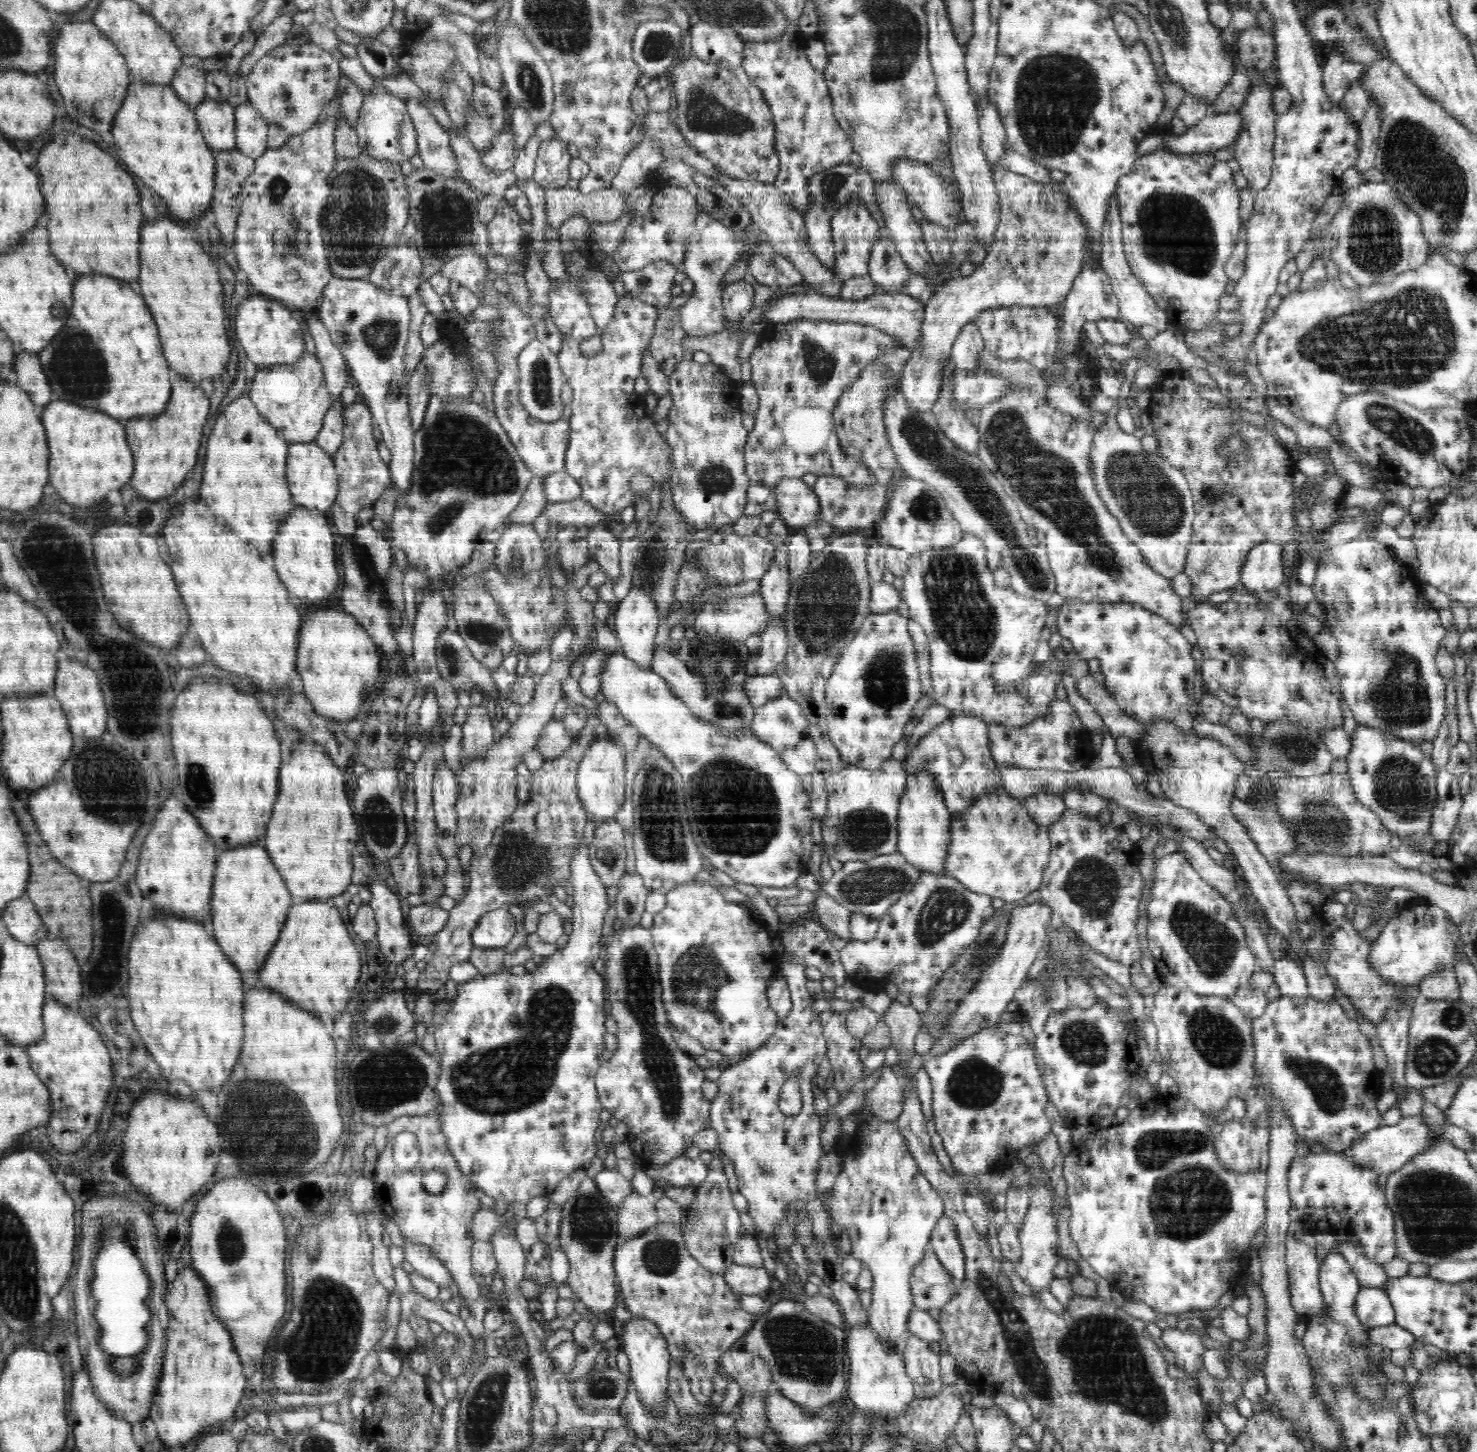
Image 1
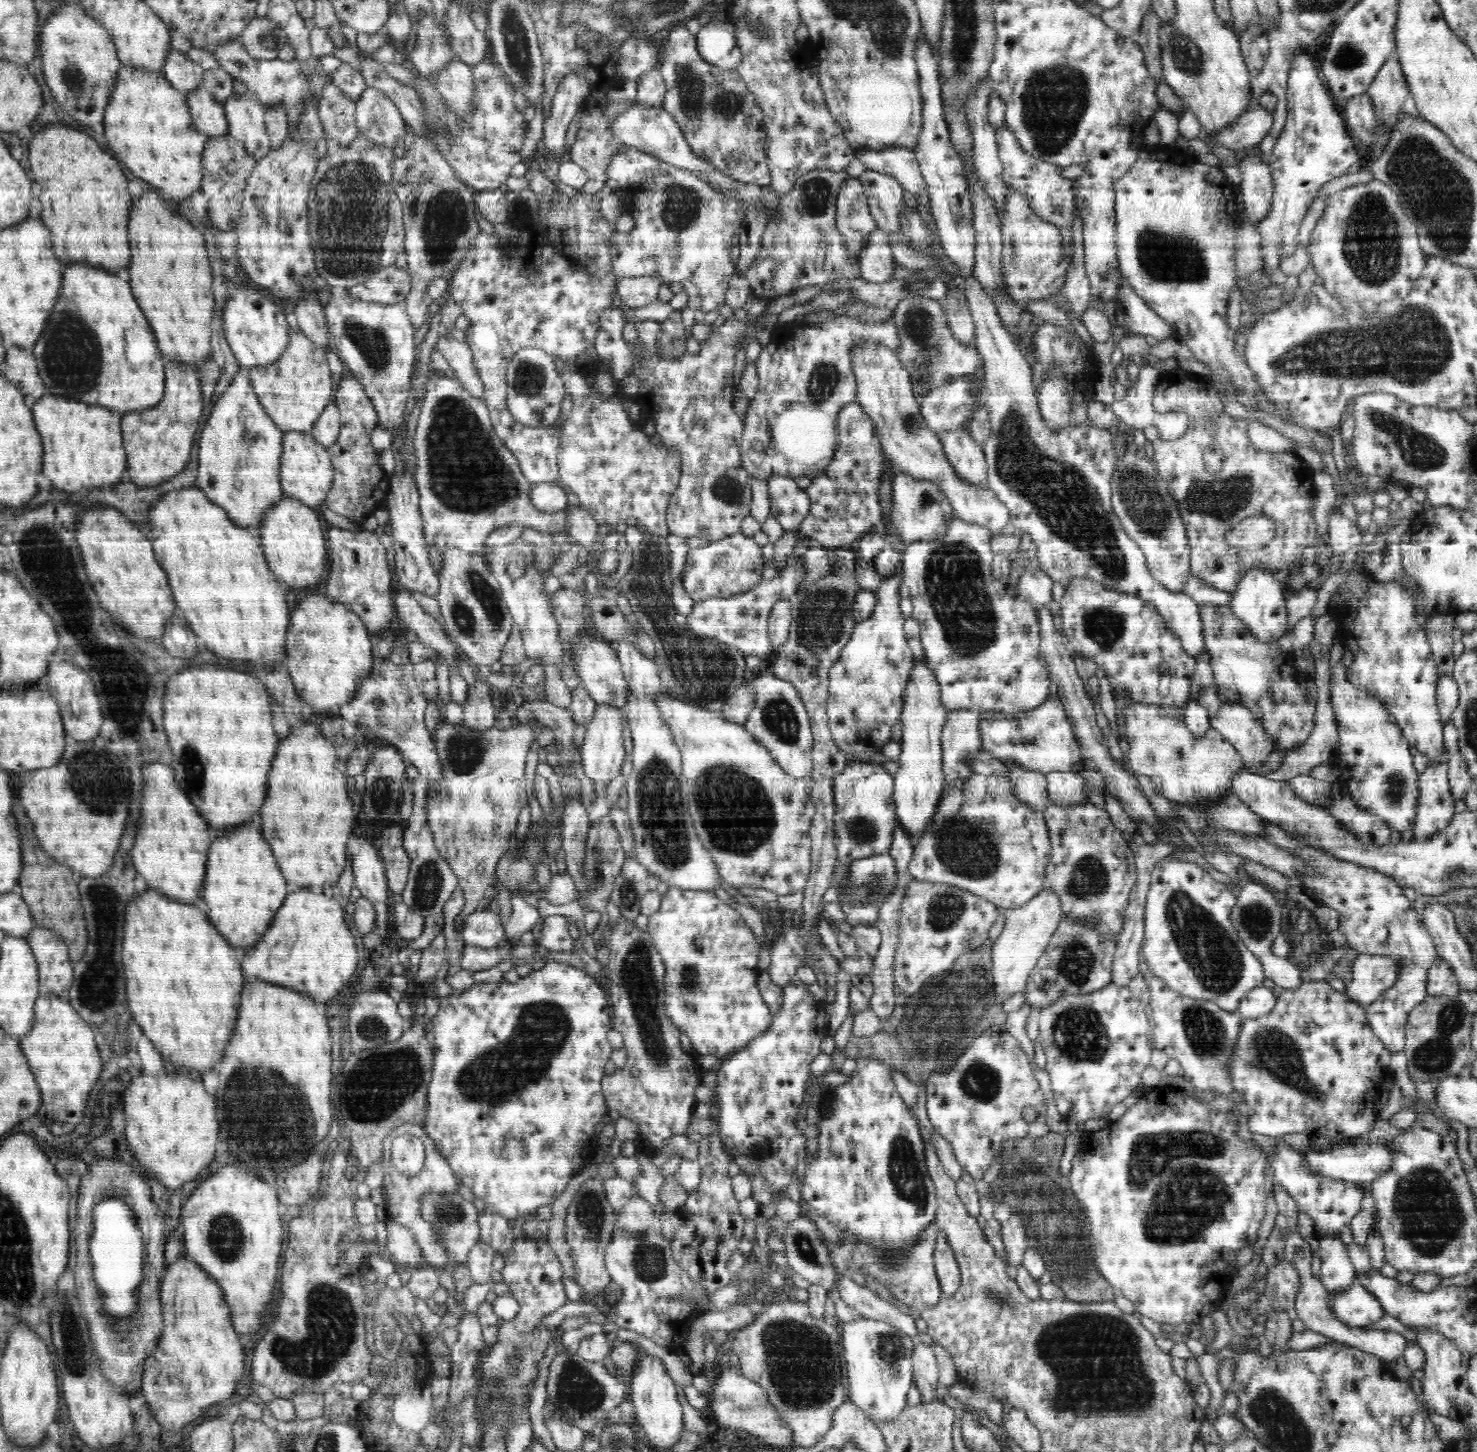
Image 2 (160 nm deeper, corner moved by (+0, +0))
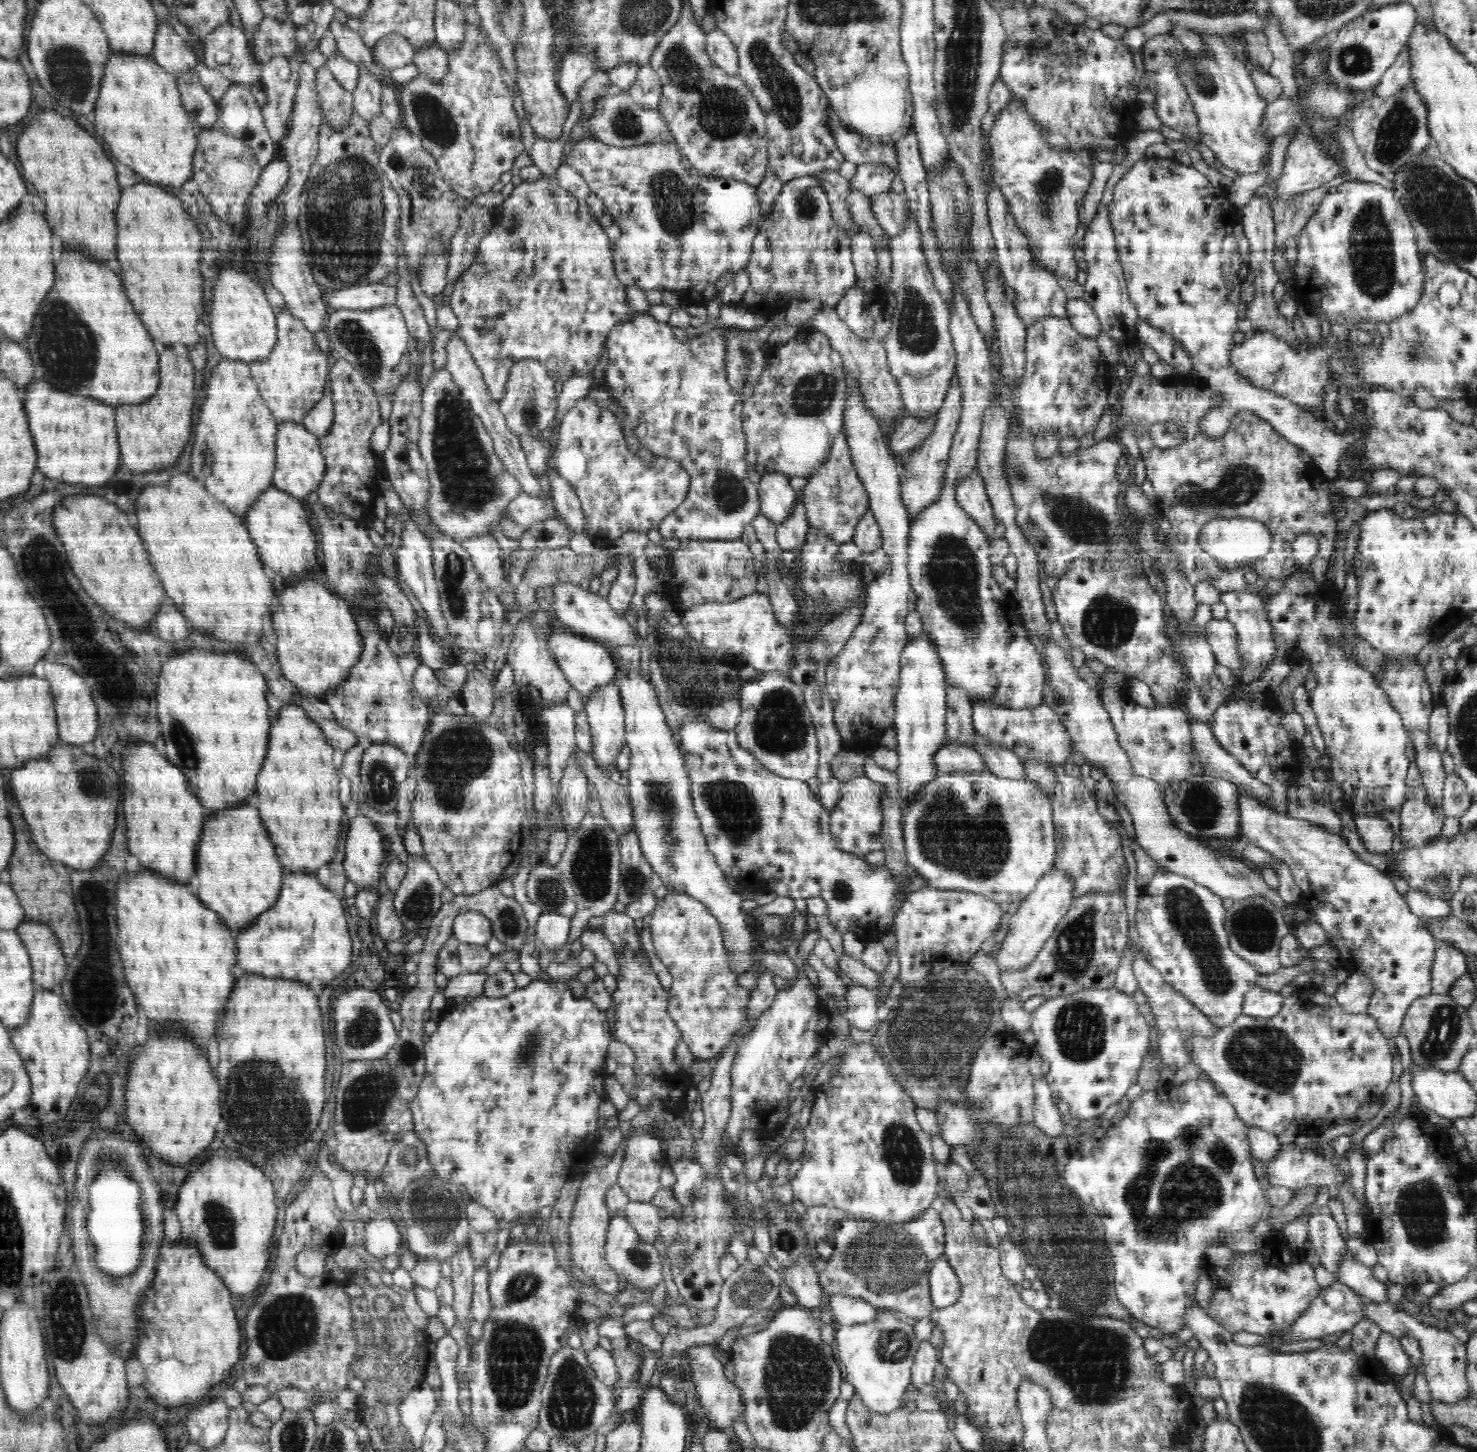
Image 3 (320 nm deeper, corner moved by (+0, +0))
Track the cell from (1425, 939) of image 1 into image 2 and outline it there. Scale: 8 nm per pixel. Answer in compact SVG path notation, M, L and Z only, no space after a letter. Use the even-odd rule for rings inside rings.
M1358 955L1353 964L1345 995L1349 1001L1358 1004L1364 1010L1385 991L1392 989L1402 970L1400 962L1392 955Z

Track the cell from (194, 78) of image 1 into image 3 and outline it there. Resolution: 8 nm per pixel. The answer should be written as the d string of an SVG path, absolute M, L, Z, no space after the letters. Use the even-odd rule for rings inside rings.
M169 22L158 23L152 58L172 76L191 71L198 59Z

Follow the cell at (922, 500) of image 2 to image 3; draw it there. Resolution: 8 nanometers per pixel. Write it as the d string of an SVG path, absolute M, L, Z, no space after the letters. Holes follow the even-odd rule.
M958 375L951 378L951 385L944 397L942 406L935 416L935 423L929 435L923 440L920 448L914 449L909 455L905 455L904 466L901 476L902 501L906 506L908 517L911 522L922 514L928 506L932 506L939 500L944 488L944 478L946 478L946 468L948 468L949 452L951 451L954 436L960 422L962 414L962 387Z

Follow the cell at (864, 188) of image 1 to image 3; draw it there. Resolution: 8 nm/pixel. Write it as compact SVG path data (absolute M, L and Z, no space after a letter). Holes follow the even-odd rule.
M814 174L804 175L784 183L780 194L769 208L764 220L759 223L753 240L752 254L747 265L750 286L737 304L732 304L765 318L783 312L792 301L821 300L834 307L844 293L858 280L852 261L851 238L838 227L831 214L831 206L819 178Z

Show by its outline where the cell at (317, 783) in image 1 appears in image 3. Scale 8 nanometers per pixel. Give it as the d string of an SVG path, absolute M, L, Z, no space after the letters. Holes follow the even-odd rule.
M284 705L276 714L276 721L272 724L270 732L270 746L268 758L256 780L256 794L258 794L258 810L268 834L276 846L276 854L290 873L314 873L322 865L327 865L336 850L336 838L342 828L344 806L338 794L339 765L333 760L332 746L327 742L323 730L314 722L300 705Z

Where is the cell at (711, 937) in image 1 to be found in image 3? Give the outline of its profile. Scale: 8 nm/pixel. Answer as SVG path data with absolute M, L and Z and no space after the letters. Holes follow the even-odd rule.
M668 892L659 899L650 920L651 936L656 956L672 975L672 987L669 991L668 1013L680 1030L681 1038L697 1058L710 1059L723 1052L746 1022L746 1010L750 991L738 985L738 977L732 971L728 951L724 947L718 919L709 909L686 893Z

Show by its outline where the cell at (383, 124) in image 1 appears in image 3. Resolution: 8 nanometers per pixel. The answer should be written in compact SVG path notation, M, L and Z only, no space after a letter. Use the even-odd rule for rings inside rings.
M364 65L359 66L359 79L353 90L354 111L367 123L375 116L382 114L380 101L382 100L382 83L378 77L368 71Z

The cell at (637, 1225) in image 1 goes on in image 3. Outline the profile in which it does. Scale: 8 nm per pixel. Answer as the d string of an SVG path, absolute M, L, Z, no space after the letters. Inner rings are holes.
M630 1201L621 1211L641 1241L653 1244L659 1234L660 1213L651 1202Z

